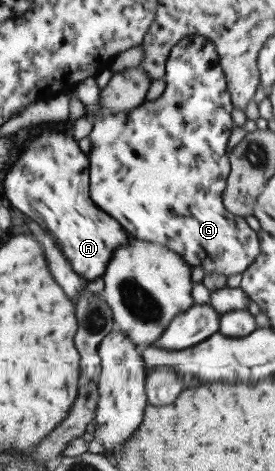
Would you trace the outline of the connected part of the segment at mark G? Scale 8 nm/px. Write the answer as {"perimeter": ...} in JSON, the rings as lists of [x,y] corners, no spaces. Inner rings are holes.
{"perimeter":[[[193,35],[181,39],[181,42],[170,50],[164,69],[165,90],[159,95],[158,99],[154,101],[145,100],[138,107],[127,111],[115,112],[114,114],[97,114],[95,116],[91,131],[86,136],[91,144],[91,151],[87,154],[89,197],[95,207],[115,219],[129,236],[167,246],[169,250],[179,254],[189,266],[200,266],[204,274],[218,273],[228,276],[241,273],[259,254],[259,241],[257,241],[256,231],[249,228],[243,218],[229,213],[222,204],[222,191],[230,171],[228,154],[225,148],[227,148],[227,140],[233,125],[231,122],[232,104],[226,89],[224,74],[218,65],[218,56],[214,46],[205,37]]]}

